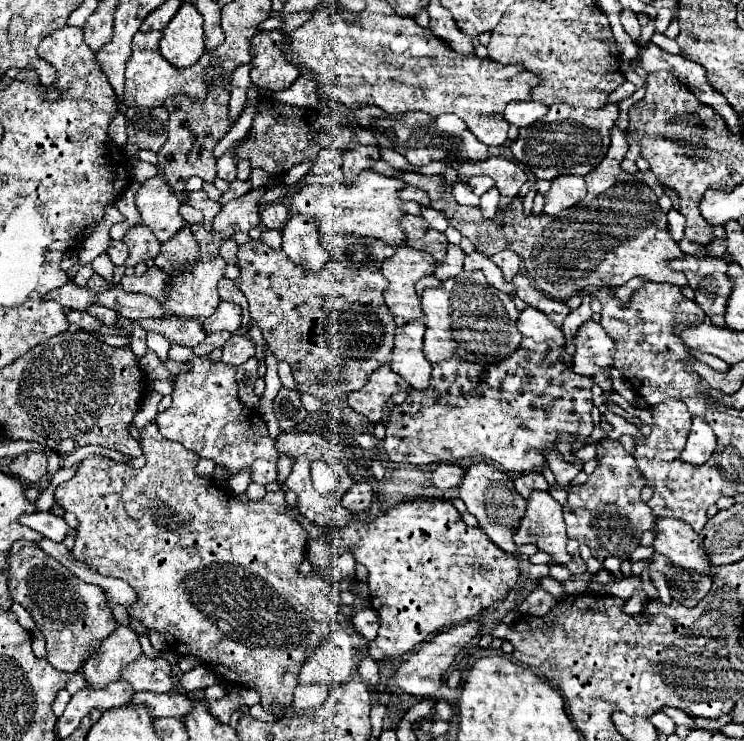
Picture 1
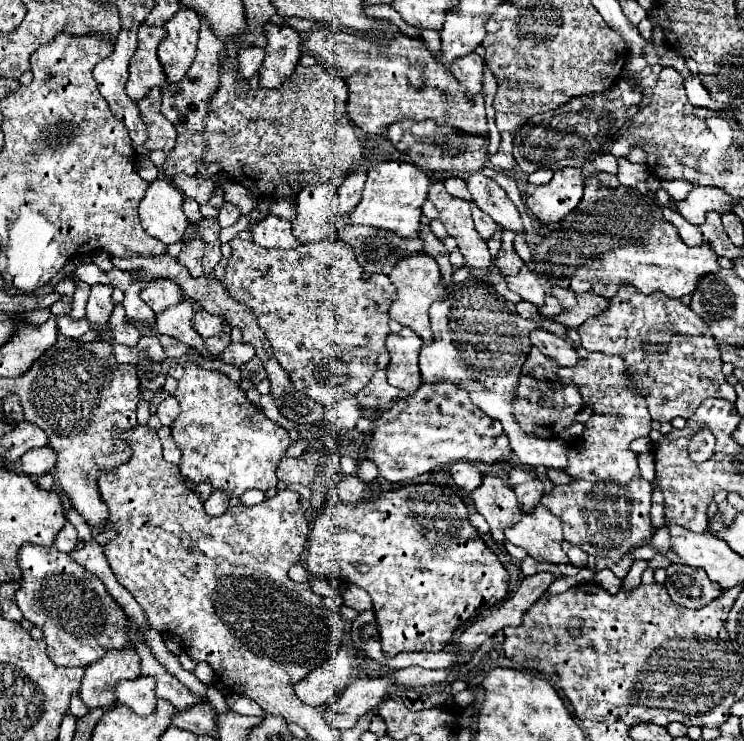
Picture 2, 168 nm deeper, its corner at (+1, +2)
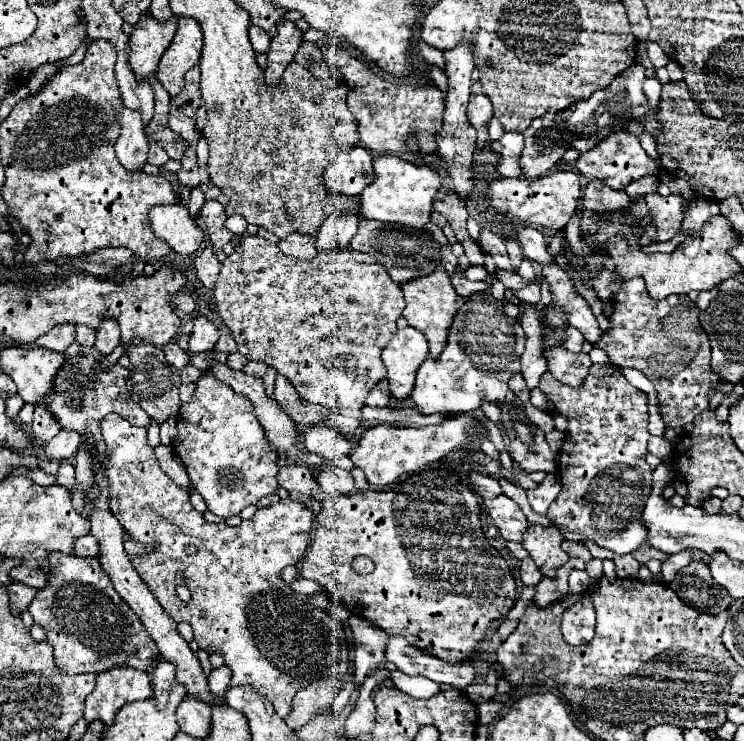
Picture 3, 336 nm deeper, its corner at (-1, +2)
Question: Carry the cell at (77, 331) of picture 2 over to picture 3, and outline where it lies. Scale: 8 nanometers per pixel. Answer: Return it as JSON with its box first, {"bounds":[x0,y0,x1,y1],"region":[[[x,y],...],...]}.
{"bounds":[22,323,74,353],"region":[[[60,323],[58,327],[50,329],[46,335],[38,337],[38,341],[34,345],[22,345],[22,347],[46,347],[58,353],[64,353],[68,349],[70,343],[74,343],[74,323]]]}

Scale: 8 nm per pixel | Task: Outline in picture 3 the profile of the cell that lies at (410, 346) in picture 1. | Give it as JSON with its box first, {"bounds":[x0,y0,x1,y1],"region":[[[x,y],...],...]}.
{"bounds":[382,327,428,399],"region":[[[412,327],[396,331],[382,351],[382,361],[388,369],[390,393],[396,399],[410,397],[420,363],[428,357],[426,337]]]}

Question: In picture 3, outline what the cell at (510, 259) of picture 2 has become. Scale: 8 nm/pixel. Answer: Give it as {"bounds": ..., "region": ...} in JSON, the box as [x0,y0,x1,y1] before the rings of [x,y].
{"bounds":[506,239,522,267],"region":[[[506,239],[506,249],[508,249],[508,255],[510,255],[512,265],[518,267],[520,261],[522,261],[522,249],[520,249],[518,241],[514,241],[514,239]]]}

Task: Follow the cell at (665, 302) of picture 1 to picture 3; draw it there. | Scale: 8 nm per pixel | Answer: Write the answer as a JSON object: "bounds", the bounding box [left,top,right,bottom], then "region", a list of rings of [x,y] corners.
{"bounds":[594,279,722,429],"region":[[[630,279],[622,283],[622,289],[614,297],[614,313],[610,315],[610,329],[602,333],[602,339],[594,343],[594,347],[608,353],[608,359],[616,367],[634,367],[642,371],[658,391],[658,411],[666,423],[666,427],[676,429],[676,425],[688,425],[694,417],[708,409],[708,395],[718,389],[722,379],[714,375],[710,367],[710,339],[702,331],[698,323],[698,309],[688,295],[670,295],[662,301],[654,301],[648,297],[642,279]]]}

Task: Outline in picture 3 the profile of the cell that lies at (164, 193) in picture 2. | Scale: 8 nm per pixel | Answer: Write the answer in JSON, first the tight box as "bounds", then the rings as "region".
{"bounds":[148,203,204,255],"region":[[[180,203],[152,207],[148,215],[150,229],[166,241],[176,253],[192,255],[200,249],[204,233],[194,225],[188,209]]]}

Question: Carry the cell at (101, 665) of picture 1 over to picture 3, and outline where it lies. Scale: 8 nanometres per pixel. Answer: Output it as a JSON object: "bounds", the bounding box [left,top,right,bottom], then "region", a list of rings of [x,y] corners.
{"bounds":[84,667,152,725],"region":[[[112,667],[96,675],[96,687],[86,697],[84,719],[100,719],[112,725],[118,709],[126,703],[136,703],[152,697],[152,685],[146,671],[134,667]]]}

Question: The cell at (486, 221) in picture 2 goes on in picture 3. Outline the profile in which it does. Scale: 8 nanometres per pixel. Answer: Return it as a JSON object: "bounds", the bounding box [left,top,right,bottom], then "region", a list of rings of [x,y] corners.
{"bounds":[478,227,514,271],"region":[[[482,227],[478,243],[480,243],[480,247],[486,251],[486,255],[490,255],[490,257],[494,259],[496,267],[514,271],[514,267],[510,265],[510,259],[508,259],[506,247],[504,247],[504,237],[502,237],[502,235],[494,233],[490,227]]]}

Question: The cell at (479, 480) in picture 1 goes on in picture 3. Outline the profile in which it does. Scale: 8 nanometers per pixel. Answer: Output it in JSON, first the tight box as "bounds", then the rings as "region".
{"bounds":[486,495,528,541],"region":[[[498,495],[486,503],[488,515],[494,519],[494,525],[500,529],[506,541],[520,541],[522,533],[528,527],[528,521],[520,507],[506,495]]]}

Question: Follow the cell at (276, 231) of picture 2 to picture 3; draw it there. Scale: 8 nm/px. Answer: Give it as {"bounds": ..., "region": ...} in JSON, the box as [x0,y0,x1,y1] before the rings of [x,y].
{"bounds":[278,231,316,259],"region":[[[296,231],[296,233],[280,239],[278,241],[278,249],[284,251],[286,255],[312,259],[316,255],[316,237],[314,235],[304,235],[304,233]]]}

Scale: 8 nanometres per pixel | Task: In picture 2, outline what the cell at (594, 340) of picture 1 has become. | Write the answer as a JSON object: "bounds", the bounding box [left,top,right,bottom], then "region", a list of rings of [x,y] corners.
{"bounds":[542,353,652,561],"region":[[[588,353],[588,357],[580,359],[576,367],[558,369],[556,379],[562,385],[578,387],[582,395],[582,407],[590,407],[594,415],[584,423],[584,433],[568,449],[568,465],[564,471],[572,477],[572,481],[566,485],[556,485],[548,495],[542,497],[542,505],[546,505],[554,515],[562,519],[564,539],[568,543],[584,549],[592,557],[608,557],[612,561],[618,561],[638,541],[650,537],[652,483],[640,475],[636,453],[630,451],[630,443],[634,439],[646,437],[652,431],[652,417],[644,401],[646,391],[642,385],[630,379],[628,369],[624,367],[624,361],[618,355],[610,357],[604,353]]]}

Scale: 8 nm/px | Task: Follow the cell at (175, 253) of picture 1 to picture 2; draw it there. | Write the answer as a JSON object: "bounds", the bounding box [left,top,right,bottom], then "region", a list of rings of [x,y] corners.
{"bounds":[180,237,204,277],"region":[[[194,237],[190,241],[186,241],[184,249],[180,251],[180,261],[188,267],[192,277],[202,277],[204,269],[202,269],[202,251],[204,251],[204,241],[200,237]]]}

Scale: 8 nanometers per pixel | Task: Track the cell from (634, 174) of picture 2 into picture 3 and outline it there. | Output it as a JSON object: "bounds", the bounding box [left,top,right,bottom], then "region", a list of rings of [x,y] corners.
{"bounds":[626,175,658,199],"region":[[[646,175],[646,177],[642,177],[642,179],[634,181],[634,183],[630,183],[630,187],[626,187],[626,193],[630,195],[630,199],[634,199],[634,197],[638,197],[638,195],[654,193],[656,187],[658,187],[658,179]]]}

